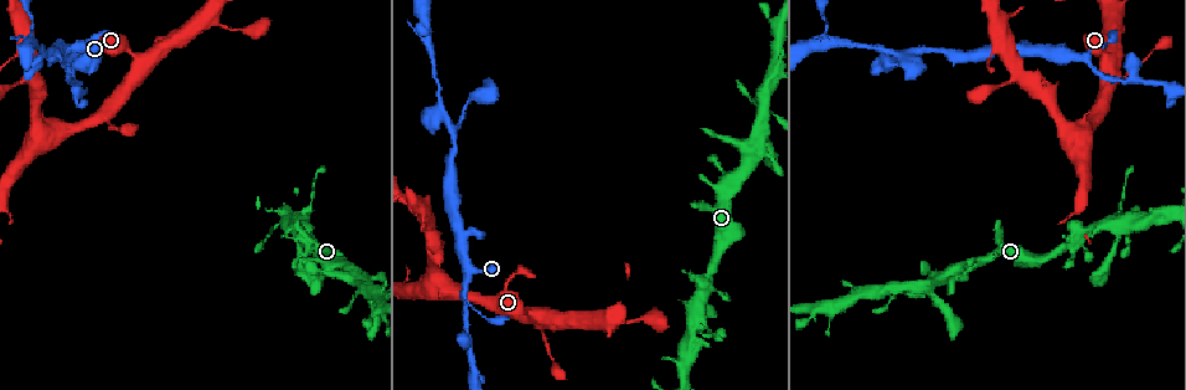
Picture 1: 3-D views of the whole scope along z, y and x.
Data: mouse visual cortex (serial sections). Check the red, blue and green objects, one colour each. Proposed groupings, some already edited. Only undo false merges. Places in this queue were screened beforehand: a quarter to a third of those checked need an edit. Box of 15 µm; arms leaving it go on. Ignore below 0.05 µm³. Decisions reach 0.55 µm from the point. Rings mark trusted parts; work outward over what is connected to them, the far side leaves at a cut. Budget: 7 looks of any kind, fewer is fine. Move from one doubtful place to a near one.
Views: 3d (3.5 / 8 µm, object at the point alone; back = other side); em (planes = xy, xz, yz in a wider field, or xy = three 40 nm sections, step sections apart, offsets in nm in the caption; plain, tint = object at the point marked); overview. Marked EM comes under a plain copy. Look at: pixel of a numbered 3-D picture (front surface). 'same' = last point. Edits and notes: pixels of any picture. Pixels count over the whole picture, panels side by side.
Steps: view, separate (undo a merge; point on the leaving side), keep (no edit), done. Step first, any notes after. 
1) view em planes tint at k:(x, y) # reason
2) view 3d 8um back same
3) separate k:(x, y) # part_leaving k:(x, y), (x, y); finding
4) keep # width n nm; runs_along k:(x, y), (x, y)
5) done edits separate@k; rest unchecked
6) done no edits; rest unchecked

view 3d 3.5um back at 1:(1106, 60) # a narrow waist

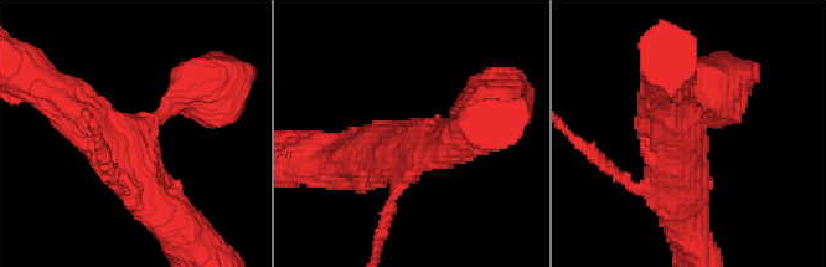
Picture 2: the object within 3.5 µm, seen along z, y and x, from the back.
view em planes tint at 2:(131, 144) # arms 4; arm_widths 250, 300, 600, 600 nm; now the EM

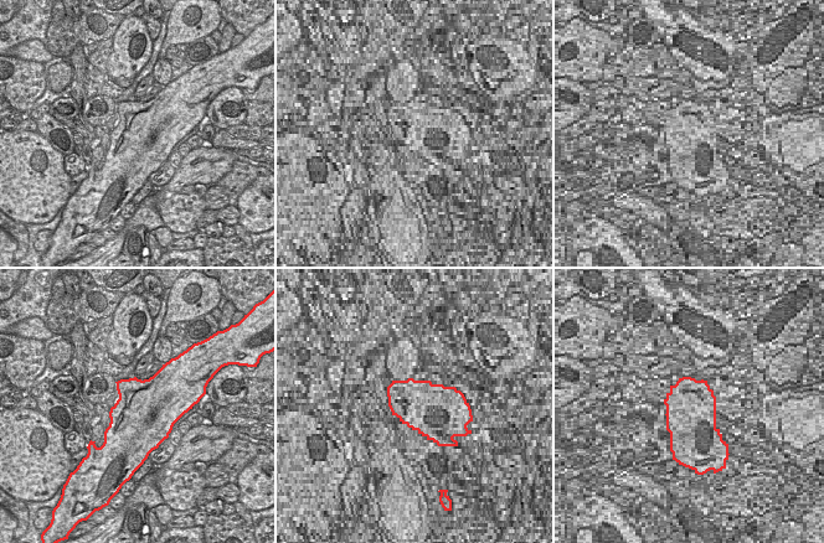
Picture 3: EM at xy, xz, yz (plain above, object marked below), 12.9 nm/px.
keep # continuous, no second cell

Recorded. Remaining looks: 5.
view 3d 8um at 1:(1079, 237) # a fork

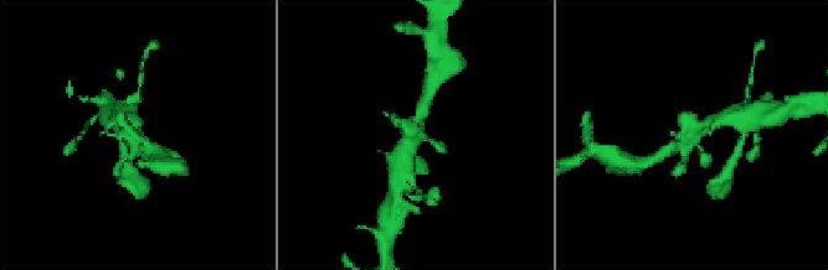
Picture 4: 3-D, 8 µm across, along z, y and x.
view 3d 3.5um at 4:(132, 137)

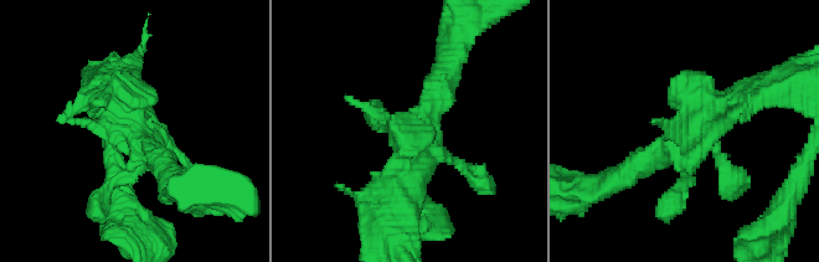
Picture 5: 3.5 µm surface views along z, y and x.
keep # runs_along 5:(640, 164), (761, 85); all the same cell

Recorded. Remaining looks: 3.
view 3d 3.5um at 1:(691, 331) # looks like a crossing

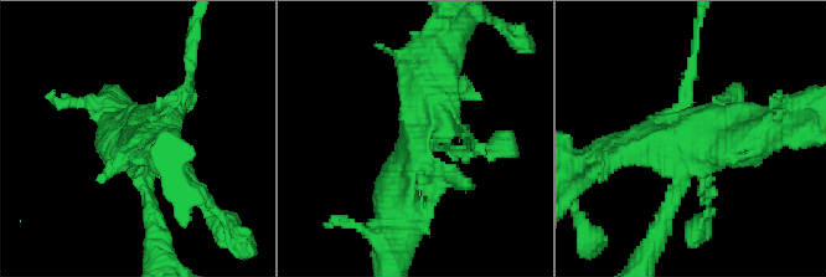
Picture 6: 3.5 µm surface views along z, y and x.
view em xy step 3 tint at 6:(698, 148) # need the tissue

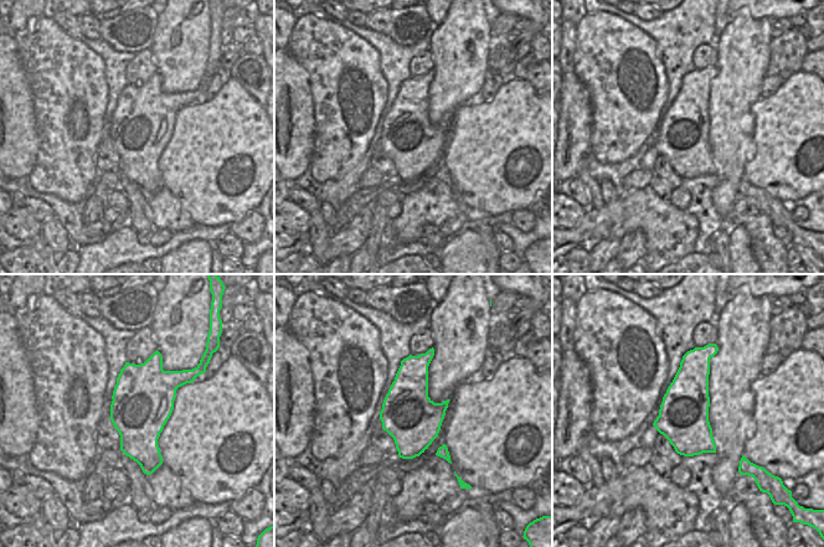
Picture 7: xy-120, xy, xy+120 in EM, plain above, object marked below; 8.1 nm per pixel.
keep # width 440 nm; runs_along 6:(433, 65), (418, 77), (402, 220); one cell here

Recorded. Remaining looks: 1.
done no edits; rest unchecked

